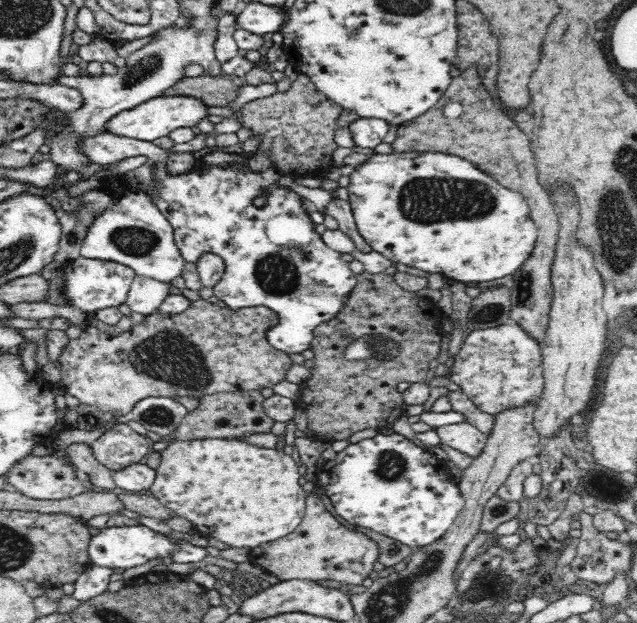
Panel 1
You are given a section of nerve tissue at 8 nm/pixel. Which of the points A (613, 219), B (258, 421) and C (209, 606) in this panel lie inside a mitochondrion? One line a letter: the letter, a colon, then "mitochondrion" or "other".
A: mitochondrion
B: other
C: other

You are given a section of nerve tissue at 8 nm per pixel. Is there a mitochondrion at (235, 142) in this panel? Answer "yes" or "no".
no

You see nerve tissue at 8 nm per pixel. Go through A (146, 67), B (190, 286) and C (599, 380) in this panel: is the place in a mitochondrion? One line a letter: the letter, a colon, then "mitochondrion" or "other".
A: mitochondrion
B: other
C: other

